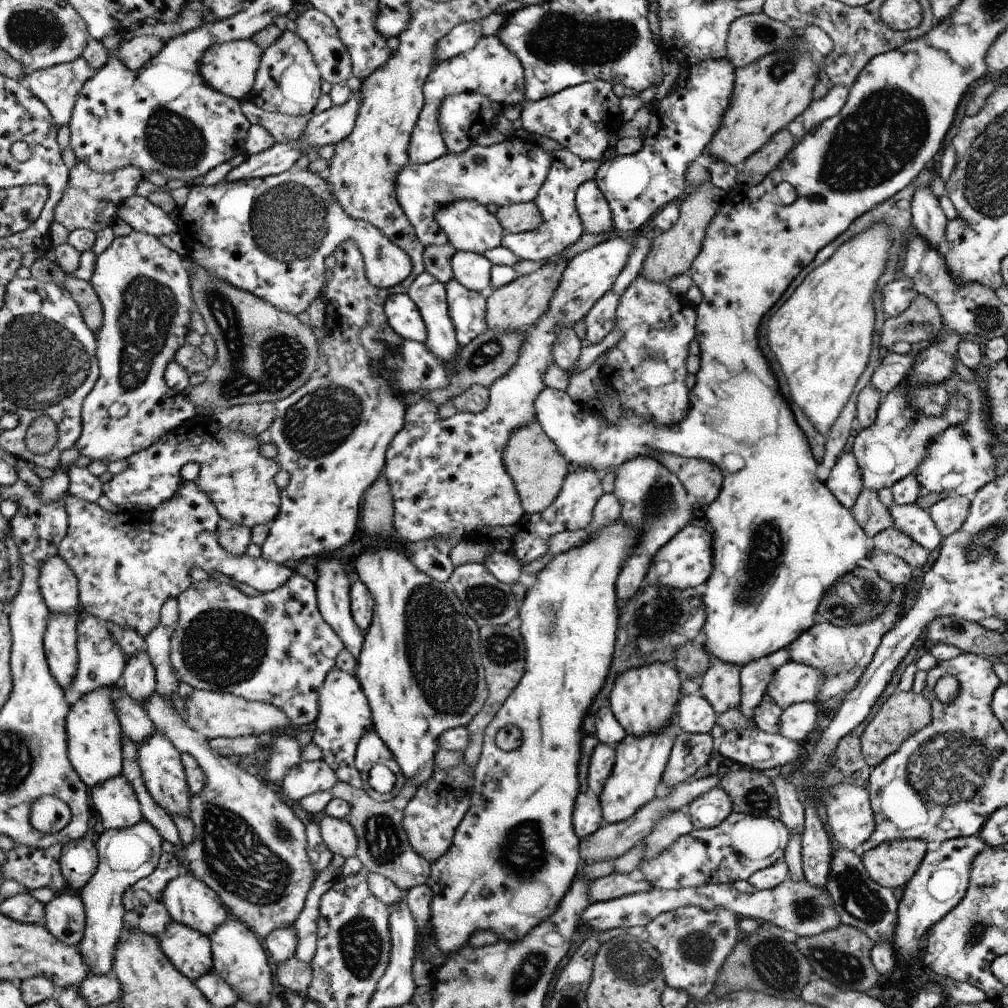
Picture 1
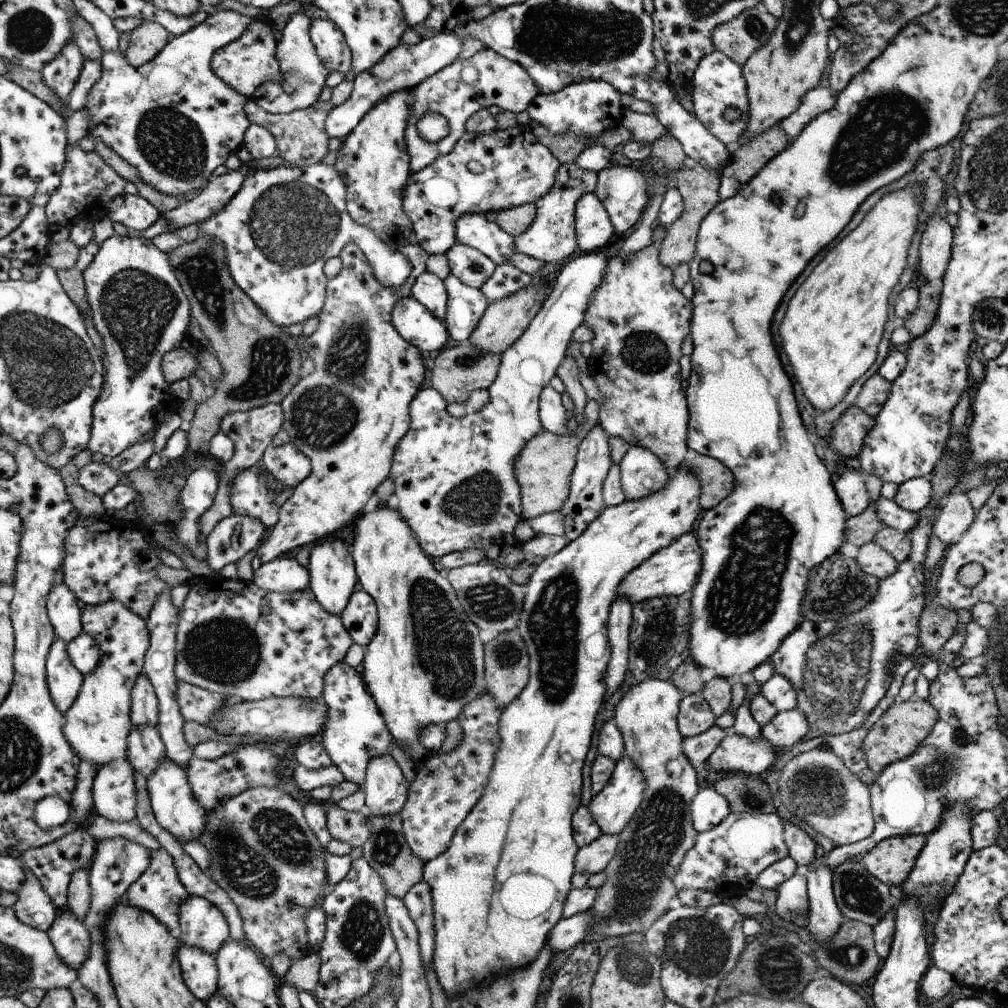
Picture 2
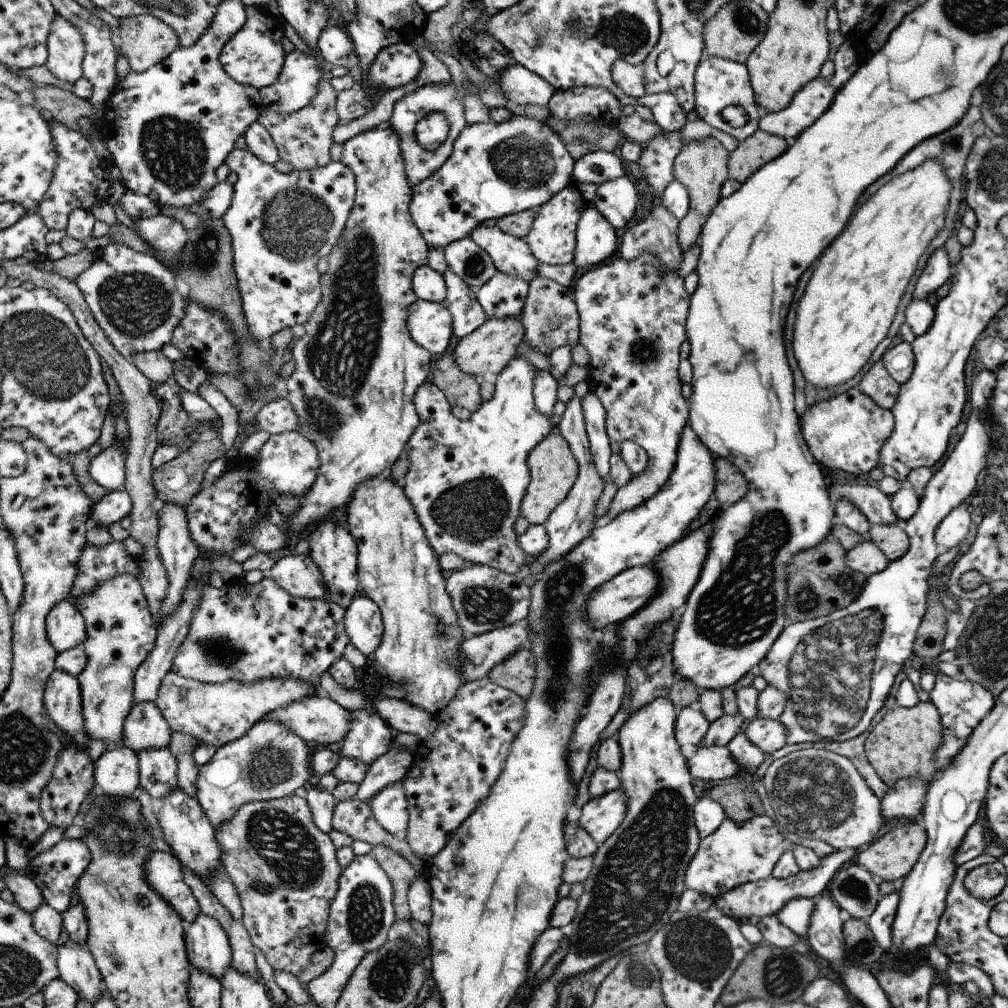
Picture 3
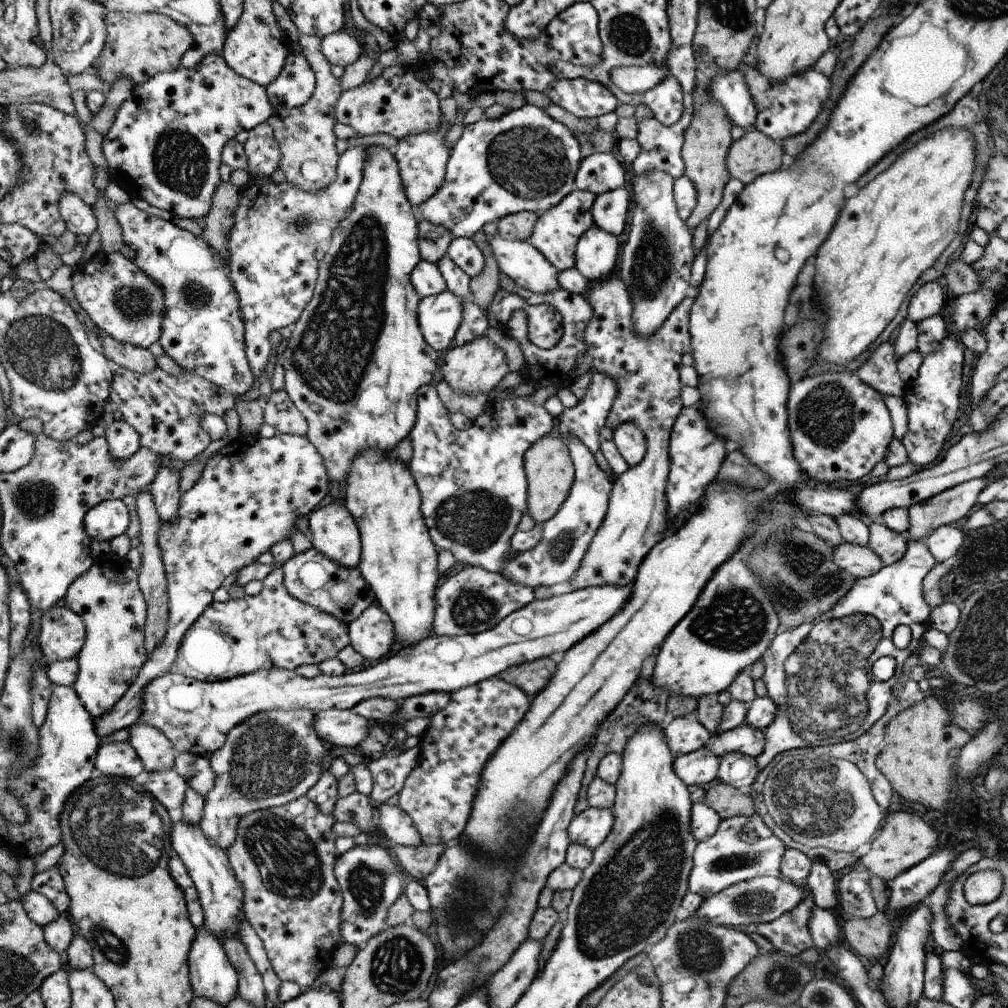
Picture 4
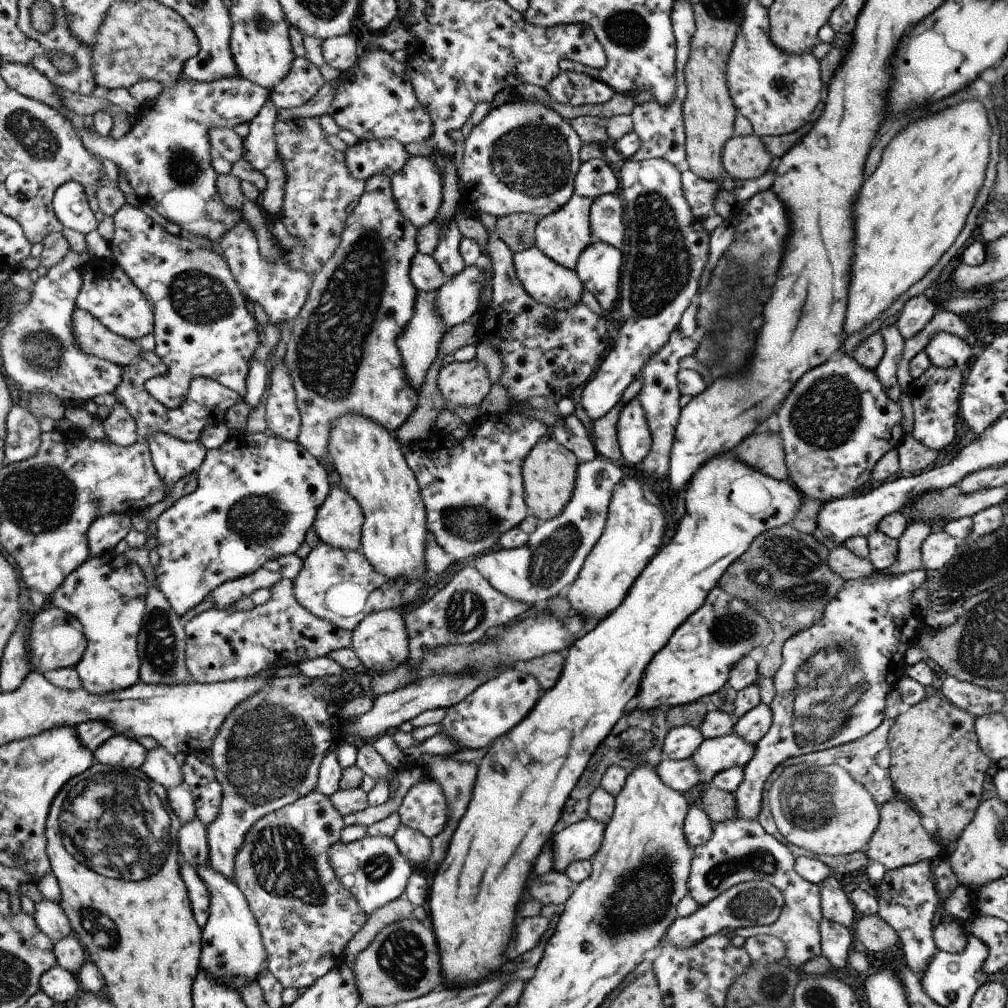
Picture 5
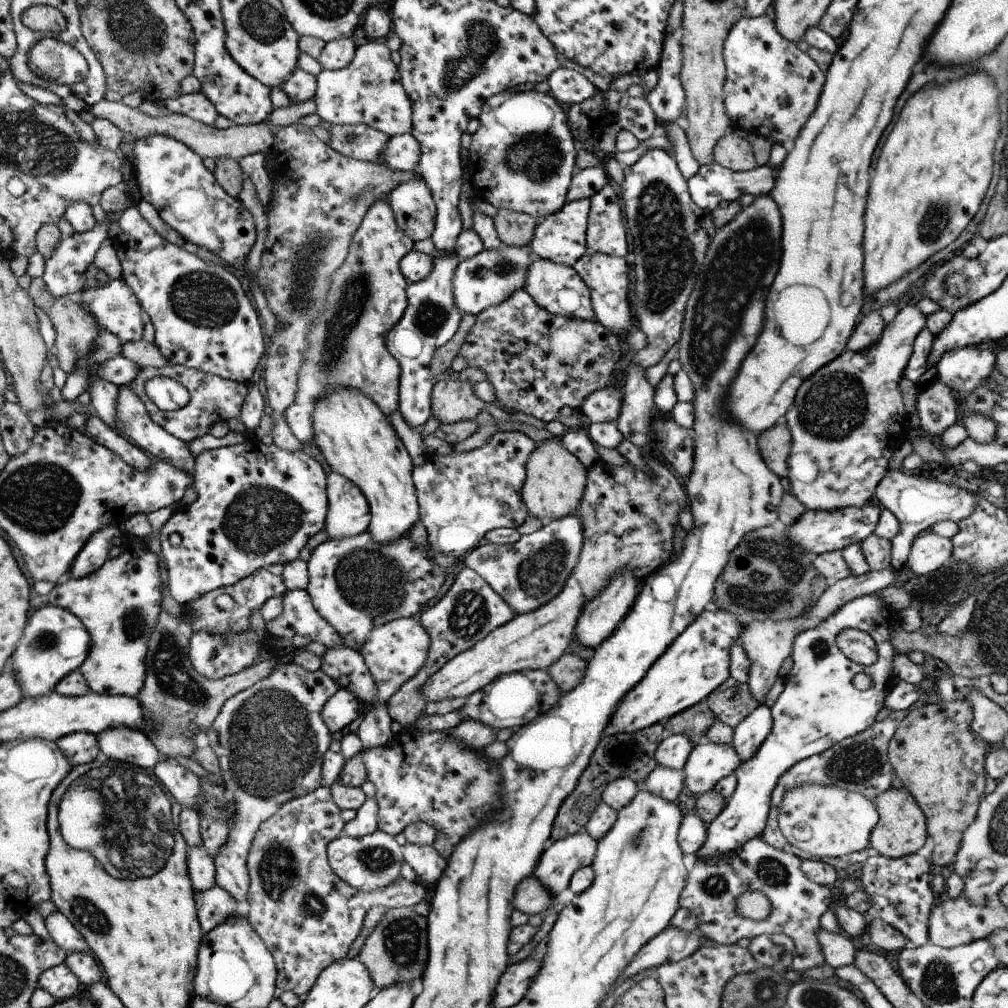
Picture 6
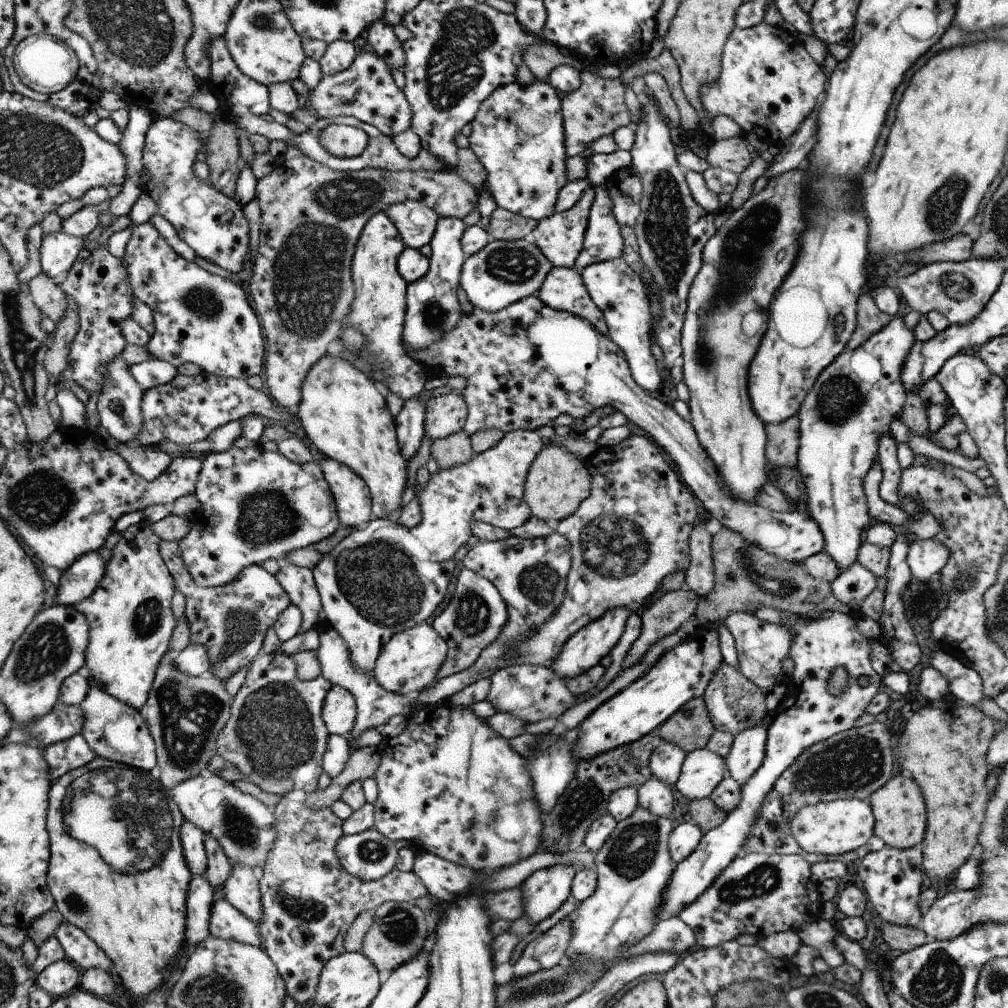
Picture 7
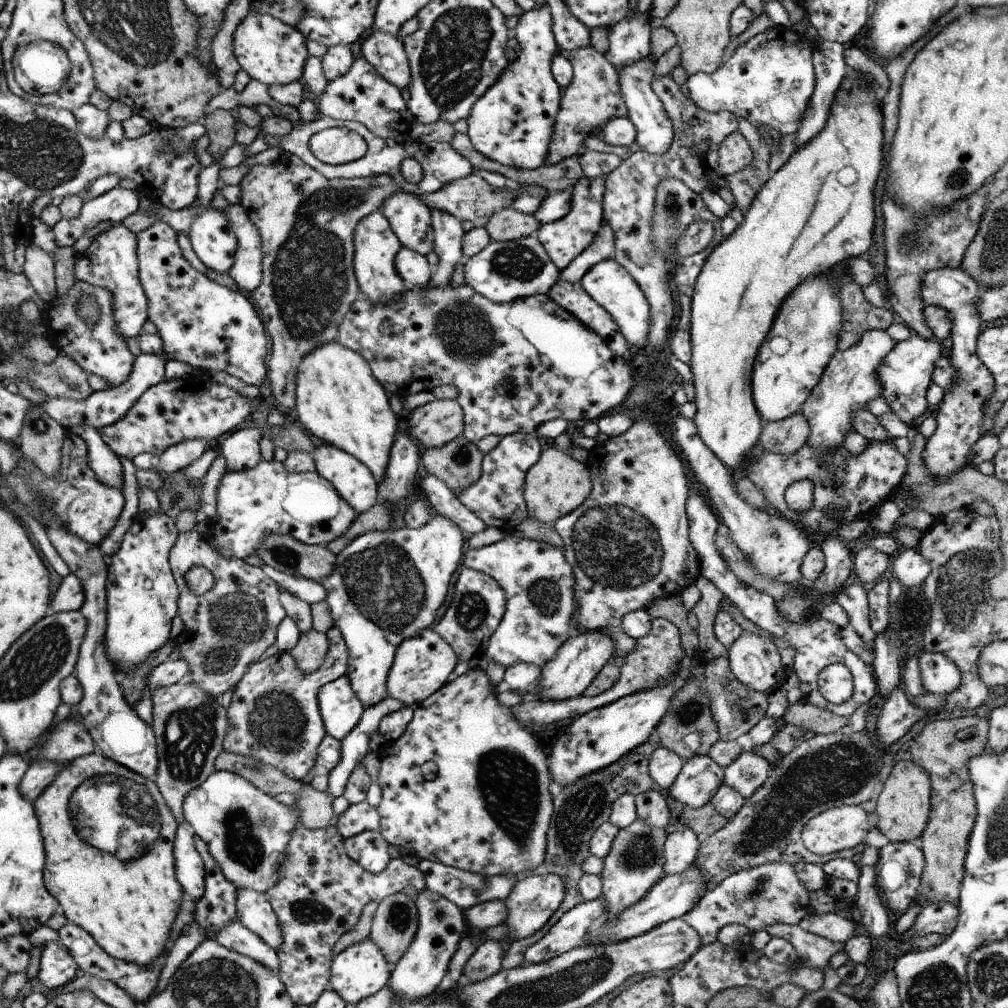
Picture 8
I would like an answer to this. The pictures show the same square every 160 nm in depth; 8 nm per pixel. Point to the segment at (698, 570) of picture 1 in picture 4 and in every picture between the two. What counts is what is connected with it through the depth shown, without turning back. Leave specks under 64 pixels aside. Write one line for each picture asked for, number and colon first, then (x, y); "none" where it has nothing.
2: (673, 571)
3: (627, 592)
4: (197, 716)

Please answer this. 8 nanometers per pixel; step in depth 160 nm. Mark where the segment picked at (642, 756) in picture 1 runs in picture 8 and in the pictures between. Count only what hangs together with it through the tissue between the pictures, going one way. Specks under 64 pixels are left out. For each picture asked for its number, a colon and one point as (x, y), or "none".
2: (612, 808)
3: (601, 816)
4: (590, 828)
5: (579, 842)
6: (565, 857)
7: (543, 893)
8: (534, 899)

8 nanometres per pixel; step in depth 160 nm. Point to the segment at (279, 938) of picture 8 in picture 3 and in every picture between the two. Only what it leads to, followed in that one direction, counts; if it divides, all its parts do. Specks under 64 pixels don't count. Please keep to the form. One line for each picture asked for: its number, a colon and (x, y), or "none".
3: (271, 761)
4: (274, 757)
5: (265, 755)
6: (270, 738)
7: (241, 888)

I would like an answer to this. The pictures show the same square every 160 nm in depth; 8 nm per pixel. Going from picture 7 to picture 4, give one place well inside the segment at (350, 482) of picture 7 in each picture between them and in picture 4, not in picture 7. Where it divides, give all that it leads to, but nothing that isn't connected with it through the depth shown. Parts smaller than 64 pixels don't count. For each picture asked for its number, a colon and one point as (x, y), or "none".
4: (334, 531)
5: (339, 521)
6: (349, 514)

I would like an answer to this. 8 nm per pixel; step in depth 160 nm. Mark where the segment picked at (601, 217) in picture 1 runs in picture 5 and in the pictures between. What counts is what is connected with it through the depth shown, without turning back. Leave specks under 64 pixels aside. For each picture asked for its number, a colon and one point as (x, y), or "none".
2: (593, 226)
3: (596, 240)
4: (595, 257)
5: (599, 266)

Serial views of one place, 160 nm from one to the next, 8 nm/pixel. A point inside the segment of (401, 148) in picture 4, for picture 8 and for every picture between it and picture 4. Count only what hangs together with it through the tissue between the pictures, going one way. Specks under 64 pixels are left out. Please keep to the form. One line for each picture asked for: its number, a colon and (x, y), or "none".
5: (418, 189)
6: (415, 209)
7: (416, 221)
8: (410, 218)

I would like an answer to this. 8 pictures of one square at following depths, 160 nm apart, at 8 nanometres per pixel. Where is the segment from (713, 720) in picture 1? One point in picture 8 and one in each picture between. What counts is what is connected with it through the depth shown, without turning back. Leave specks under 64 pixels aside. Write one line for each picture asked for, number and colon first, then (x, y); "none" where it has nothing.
2: (696, 716)
3: (691, 727)
4: (684, 735)
5: (683, 741)
6: (673, 753)
7: (667, 760)
8: (666, 765)

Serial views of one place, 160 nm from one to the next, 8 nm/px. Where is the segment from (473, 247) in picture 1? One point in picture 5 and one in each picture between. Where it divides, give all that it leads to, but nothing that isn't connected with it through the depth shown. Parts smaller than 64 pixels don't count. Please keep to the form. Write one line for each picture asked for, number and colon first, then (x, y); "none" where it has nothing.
2: (476, 231)
3: (511, 255)
4: (521, 260)
5: (548, 282)

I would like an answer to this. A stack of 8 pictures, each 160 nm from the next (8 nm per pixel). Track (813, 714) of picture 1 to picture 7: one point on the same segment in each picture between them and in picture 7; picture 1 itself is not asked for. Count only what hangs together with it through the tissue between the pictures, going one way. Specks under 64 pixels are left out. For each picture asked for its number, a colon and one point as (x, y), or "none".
2: (786, 728)
3: (768, 735)
4: (744, 739)
5: (716, 755)
6: (709, 762)
7: (703, 771)

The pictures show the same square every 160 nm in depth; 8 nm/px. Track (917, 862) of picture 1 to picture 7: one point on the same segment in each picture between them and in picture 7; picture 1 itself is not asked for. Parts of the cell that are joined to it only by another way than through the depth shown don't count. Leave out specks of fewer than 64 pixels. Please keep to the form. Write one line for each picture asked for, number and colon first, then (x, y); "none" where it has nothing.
2: (891, 861)
3: (892, 857)
4: (905, 840)
5: (900, 840)
6: (901, 831)
7: (901, 820)

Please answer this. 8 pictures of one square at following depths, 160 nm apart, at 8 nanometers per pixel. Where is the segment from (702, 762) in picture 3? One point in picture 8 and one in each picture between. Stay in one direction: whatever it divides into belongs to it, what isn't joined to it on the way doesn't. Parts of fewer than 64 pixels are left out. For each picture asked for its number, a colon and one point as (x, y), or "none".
4: (700, 767)
5: (681, 775)
6: (666, 783)
7: (654, 795)
8: (651, 807)

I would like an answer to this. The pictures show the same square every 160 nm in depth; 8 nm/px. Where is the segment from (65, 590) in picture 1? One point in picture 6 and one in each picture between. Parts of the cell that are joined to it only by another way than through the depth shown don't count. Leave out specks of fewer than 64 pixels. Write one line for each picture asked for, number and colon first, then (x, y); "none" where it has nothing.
2: (64, 608)
3: (66, 628)
4: (63, 633)
5: (58, 640)
6: (57, 642)

